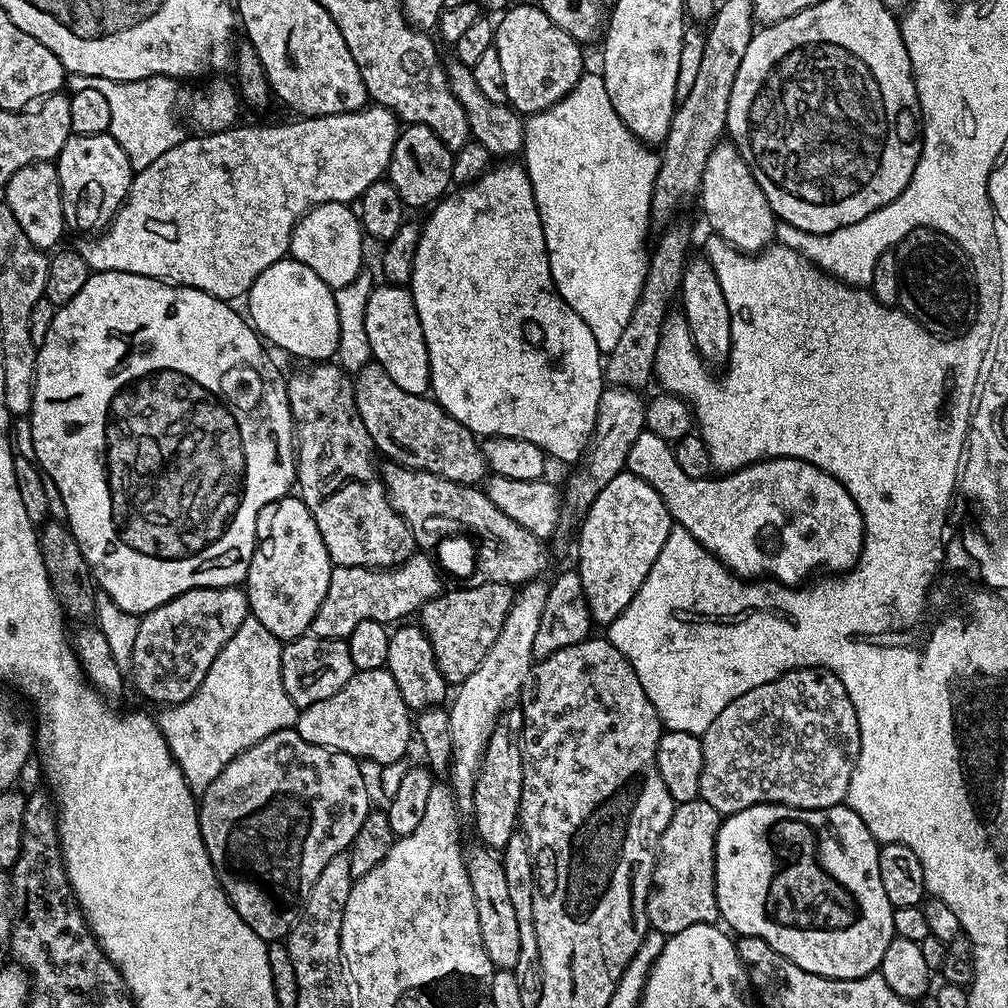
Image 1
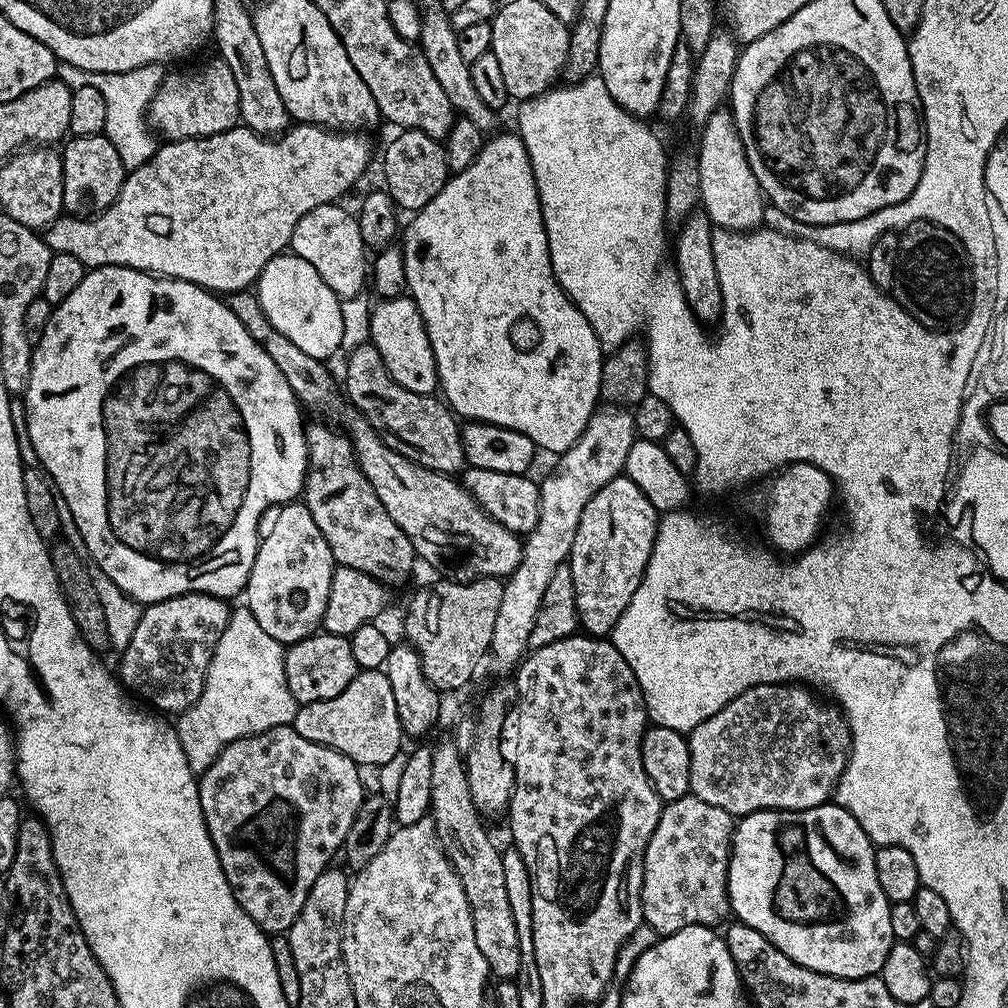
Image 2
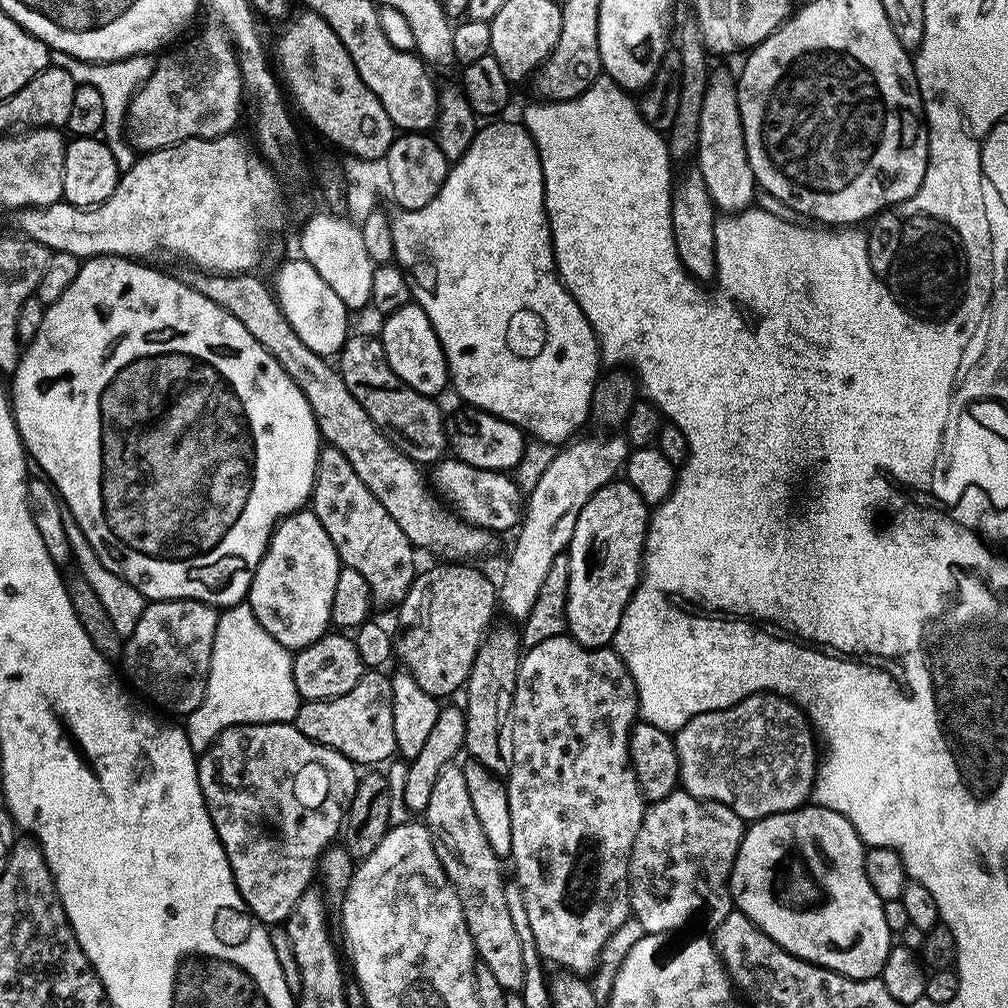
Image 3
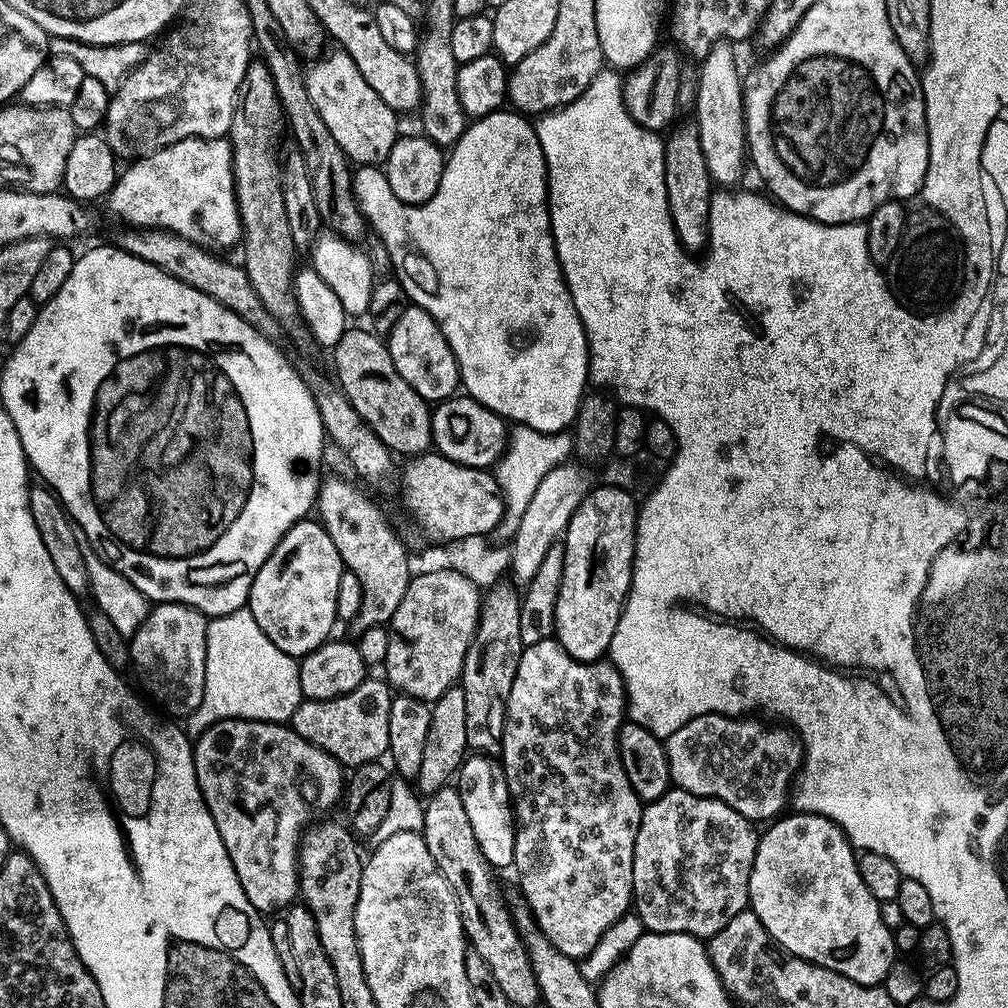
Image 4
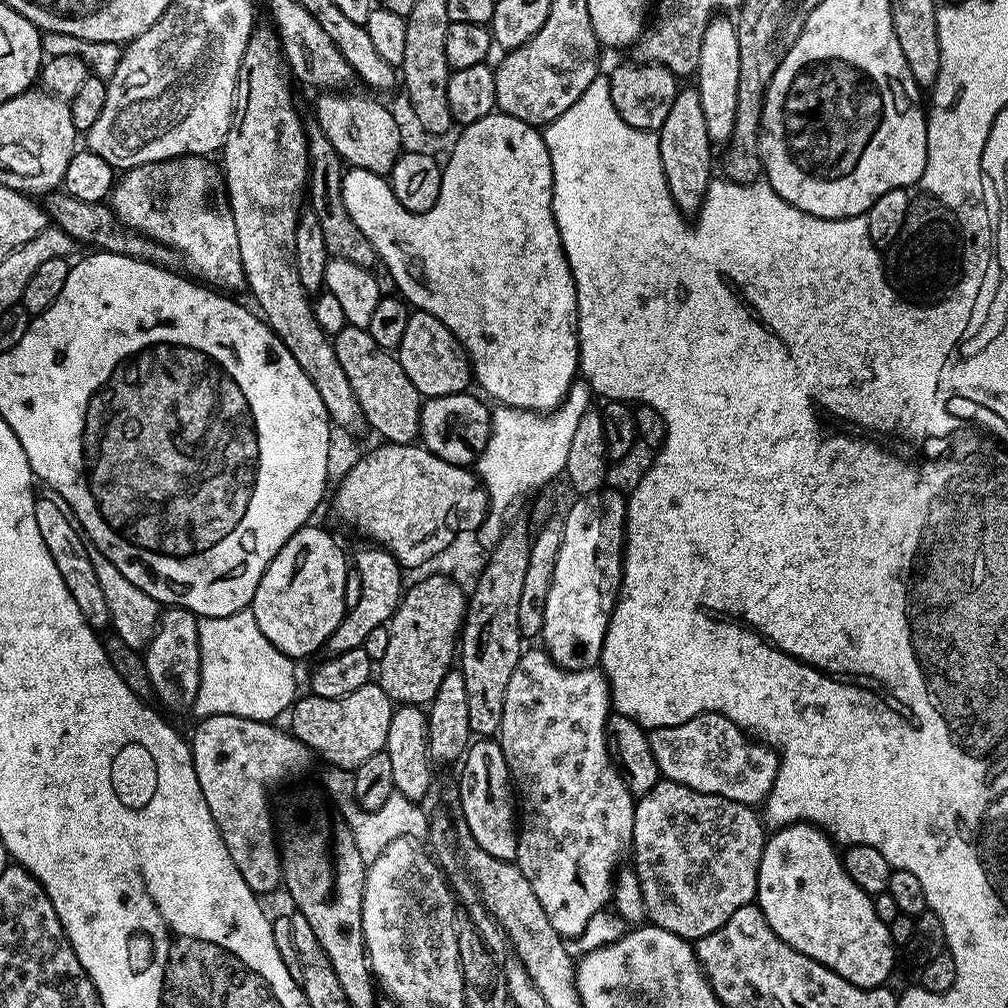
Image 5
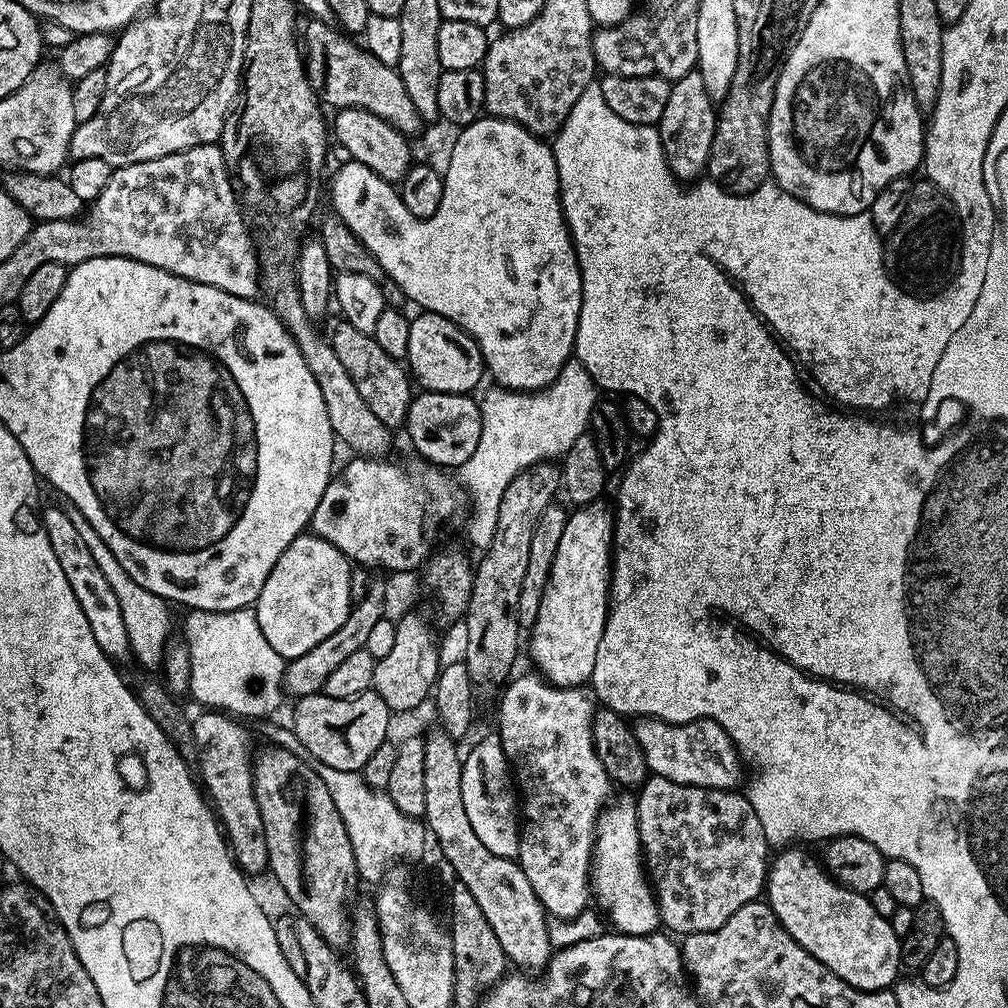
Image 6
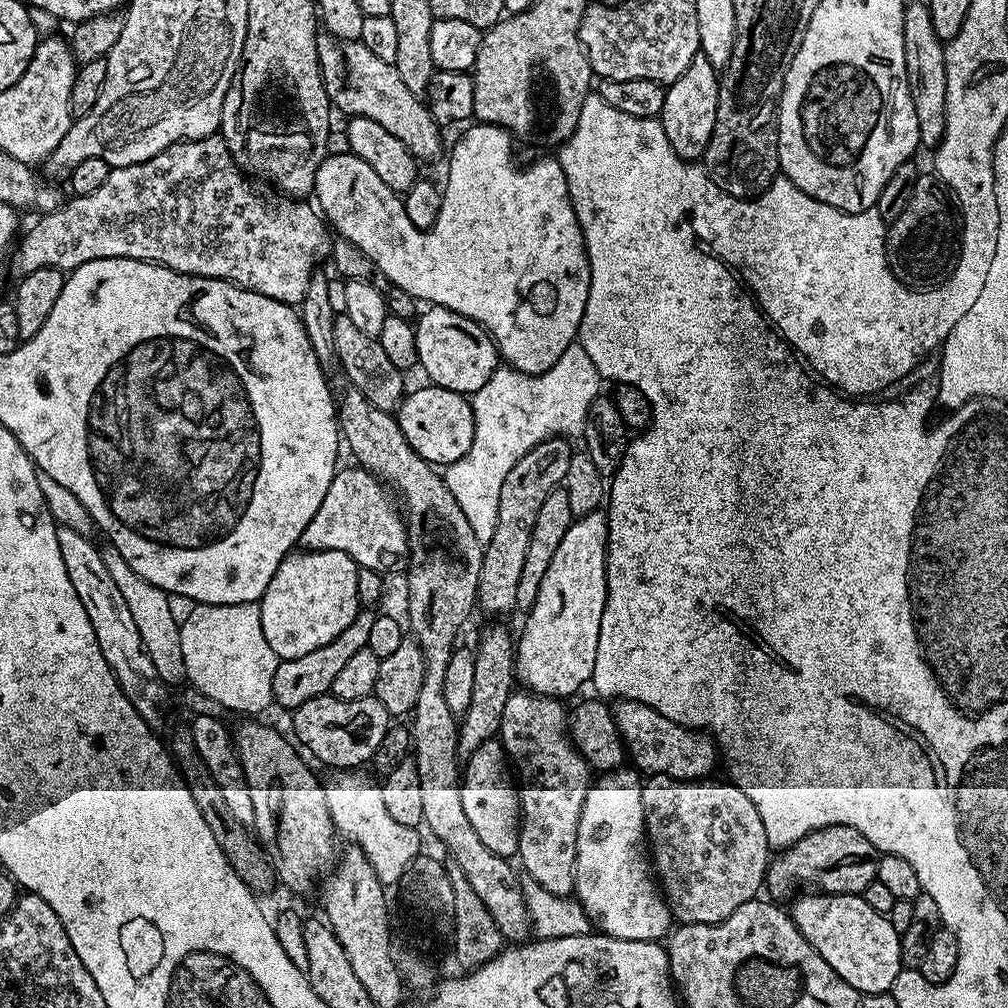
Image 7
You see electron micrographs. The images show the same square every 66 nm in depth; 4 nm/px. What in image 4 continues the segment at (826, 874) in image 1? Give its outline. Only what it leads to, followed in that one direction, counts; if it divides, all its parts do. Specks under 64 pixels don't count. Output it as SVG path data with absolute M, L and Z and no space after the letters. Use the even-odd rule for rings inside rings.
M790 816L777 819L777 821L777 824L769 832L767 829L761 835L760 849L756 854L756 865L752 870L752 894L750 900L756 909L756 913L760 915L762 922L771 930L779 944L784 944L800 956L834 970L839 976L844 976L855 984L863 984L865 986L883 985L886 974L891 970L894 963L894 957L892 957L892 936L894 936L894 932L893 929L887 928L883 924L882 918L879 917L877 901L864 888L864 884L856 874L853 861L850 856L844 853L844 848L846 849L845 841L841 839L836 828L831 823L825 822L818 816Z

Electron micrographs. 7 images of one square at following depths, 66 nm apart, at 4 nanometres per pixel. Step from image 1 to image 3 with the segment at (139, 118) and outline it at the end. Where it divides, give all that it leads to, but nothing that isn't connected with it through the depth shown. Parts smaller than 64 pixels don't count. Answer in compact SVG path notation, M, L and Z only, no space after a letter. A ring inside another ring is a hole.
M61 52L55 53L54 64L57 68L65 68L78 84L89 84L102 94L102 102L106 106L106 118L104 119L103 139L108 148L114 154L114 162L121 170L134 166L138 153L131 143L122 135L122 125L126 120L128 103L132 101L143 81L150 78L150 74L156 69L156 60L151 55L131 56L125 60L111 60L109 64L94 64L91 60L79 60L73 56L67 56Z

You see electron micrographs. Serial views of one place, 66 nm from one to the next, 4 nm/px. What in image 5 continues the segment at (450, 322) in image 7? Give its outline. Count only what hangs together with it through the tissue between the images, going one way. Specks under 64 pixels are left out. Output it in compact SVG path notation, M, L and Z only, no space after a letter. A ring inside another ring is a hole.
M413 311L406 322L406 334L402 334L402 342L398 349L398 359L402 370L406 370L406 378L414 382L421 397L449 396L455 392L465 391L473 379L472 365L468 353L456 341L456 335L438 318L428 312Z

